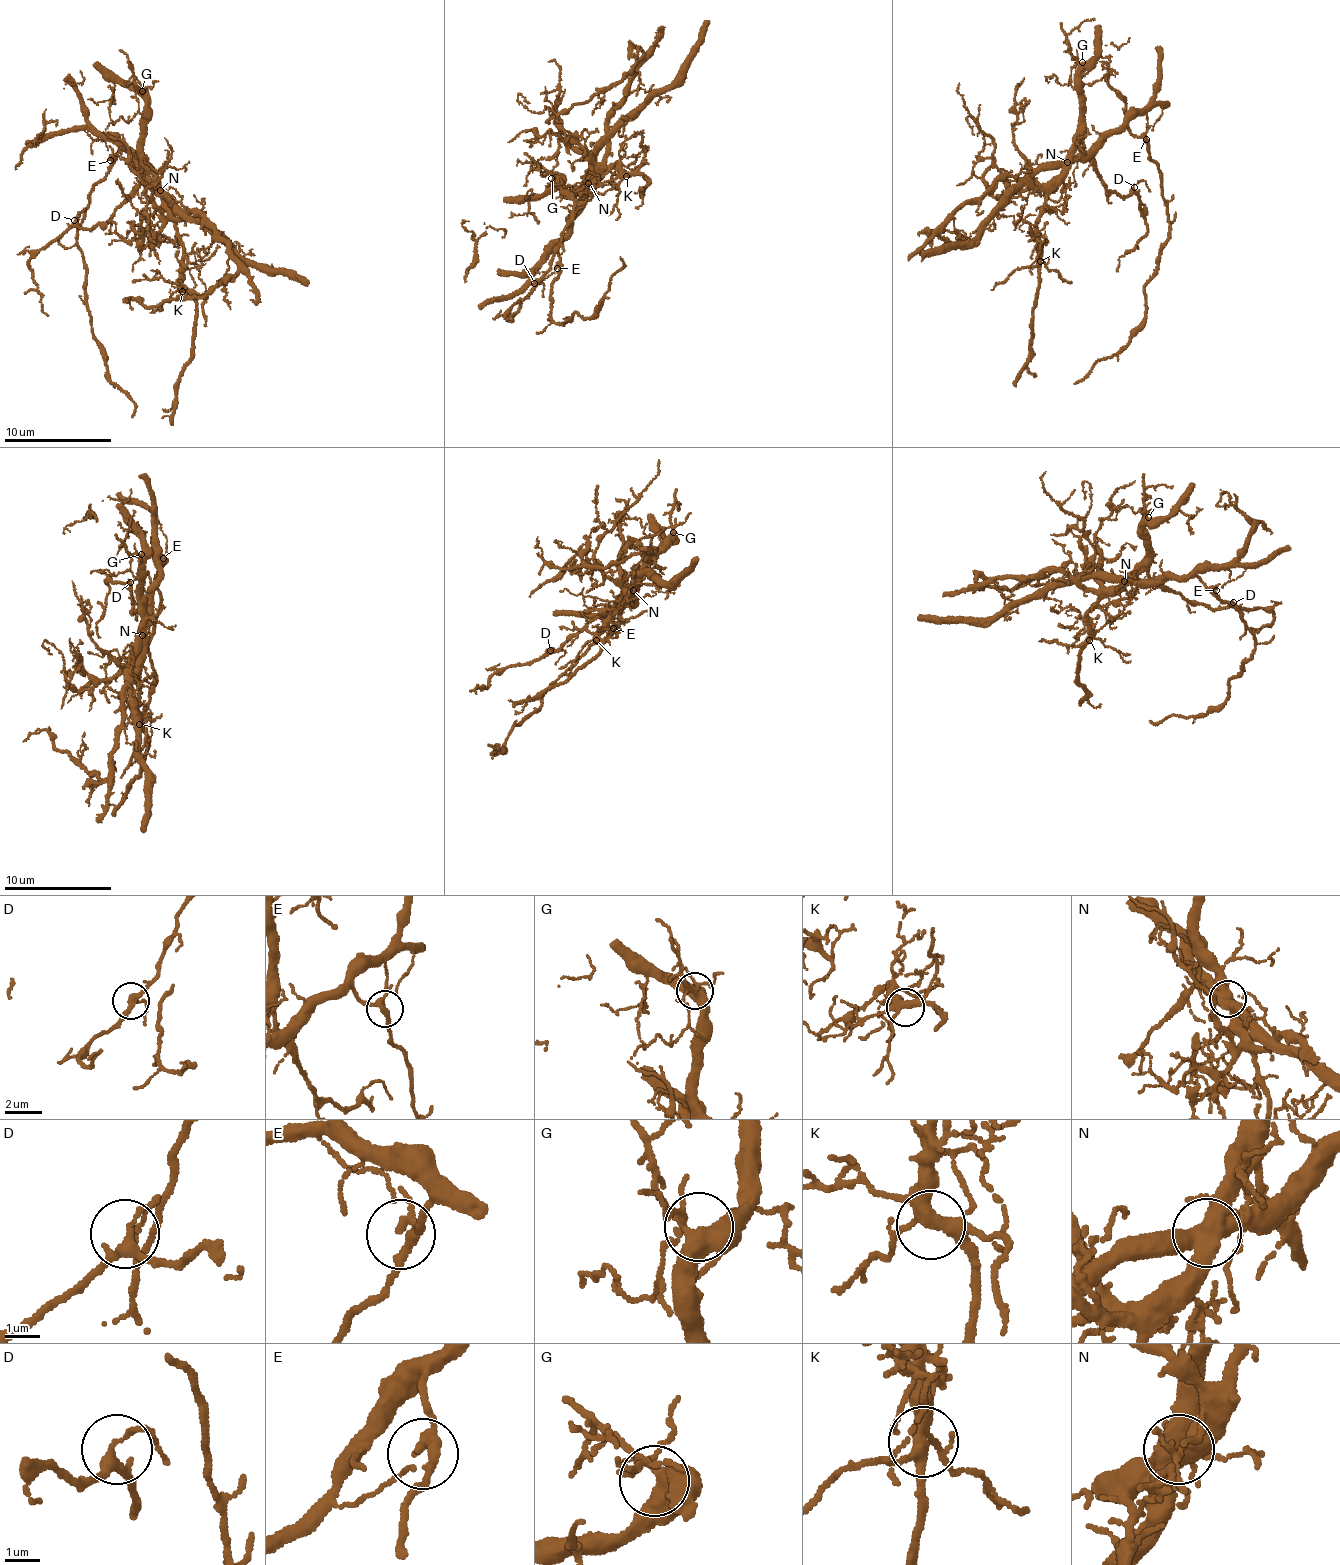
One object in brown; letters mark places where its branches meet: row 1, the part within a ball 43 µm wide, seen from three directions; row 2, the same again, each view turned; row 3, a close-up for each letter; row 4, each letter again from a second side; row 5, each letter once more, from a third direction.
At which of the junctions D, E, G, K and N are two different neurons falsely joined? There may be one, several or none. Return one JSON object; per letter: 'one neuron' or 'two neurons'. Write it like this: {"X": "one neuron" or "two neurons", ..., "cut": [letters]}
{"D": "one neuron", "E": "one neuron", "G": "one neuron", "K": "one neuron", "N": "two neurons", "cut": ["N"]}

